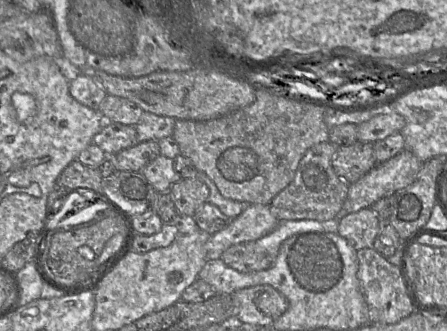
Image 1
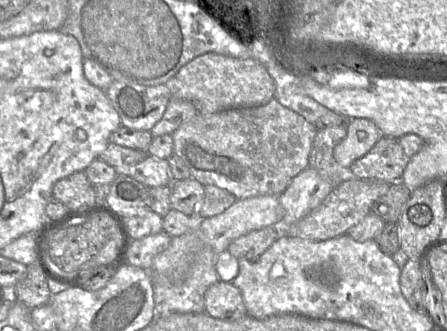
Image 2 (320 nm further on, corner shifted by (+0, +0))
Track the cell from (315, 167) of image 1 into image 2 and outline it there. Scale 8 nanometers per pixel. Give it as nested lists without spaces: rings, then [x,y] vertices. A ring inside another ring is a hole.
[[[346,125],[330,126],[319,129],[309,156],[309,166],[328,181],[333,188],[356,178],[350,167],[339,165],[333,156],[333,150],[347,134]]]

